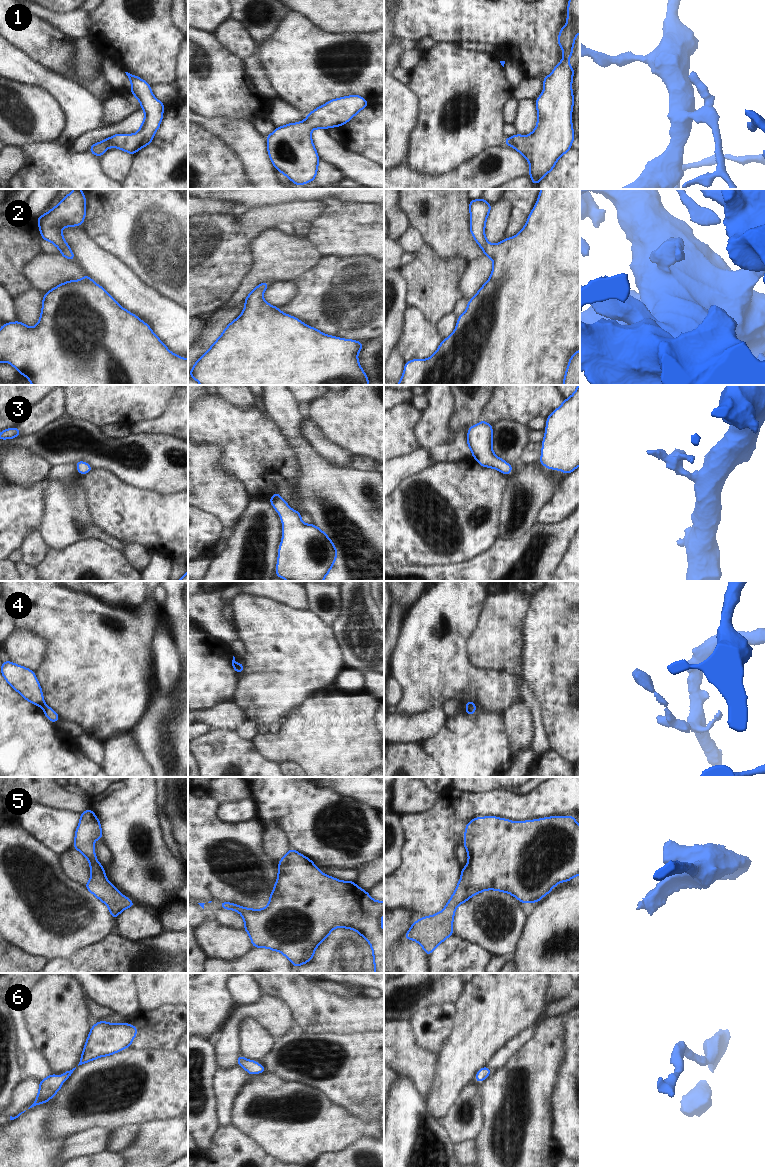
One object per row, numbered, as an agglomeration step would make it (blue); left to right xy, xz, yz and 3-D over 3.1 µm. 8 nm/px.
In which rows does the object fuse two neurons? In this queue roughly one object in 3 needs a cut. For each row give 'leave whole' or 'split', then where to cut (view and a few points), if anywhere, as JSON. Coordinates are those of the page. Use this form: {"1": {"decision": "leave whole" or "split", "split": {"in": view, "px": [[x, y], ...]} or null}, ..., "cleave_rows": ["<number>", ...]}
{"1": {"decision": "leave whole", "split": null}, "2": {"decision": "leave whole", "split": null}, "3": {"decision": "leave whole", "split": null}, "4": {"decision": "split", "split": {"in": "xy", "px": [[45, 704], [42, 705]]}}, "5": {"decision": "leave whole", "split": null}, "6": {"decision": "leave whole", "split": null}, "cleave_rows": ["4"]}

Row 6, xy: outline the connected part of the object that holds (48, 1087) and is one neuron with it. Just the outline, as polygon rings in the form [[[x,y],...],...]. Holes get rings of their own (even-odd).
[[[73,1068],[70,1071],[66,1071],[62,1076],[50,1074],[47,1078],[43,1079],[39,1083],[39,1092],[34,1101],[34,1103],[28,1108],[32,1108],[36,1105],[48,1102],[55,1094],[60,1090],[63,1085],[63,1081],[67,1080],[73,1071],[76,1069]]]

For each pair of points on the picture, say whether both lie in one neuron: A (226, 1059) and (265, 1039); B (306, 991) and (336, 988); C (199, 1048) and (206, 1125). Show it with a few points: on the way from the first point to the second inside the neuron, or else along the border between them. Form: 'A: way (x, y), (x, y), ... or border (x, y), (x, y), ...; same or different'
A: border (240, 1028), (239, 1053); different
B: border (314, 983), (327, 992), (339, 995), (345, 999); different
C: way (202, 1067), (202, 1106); same

